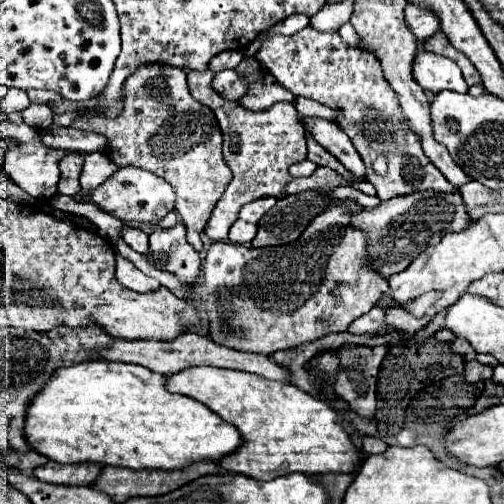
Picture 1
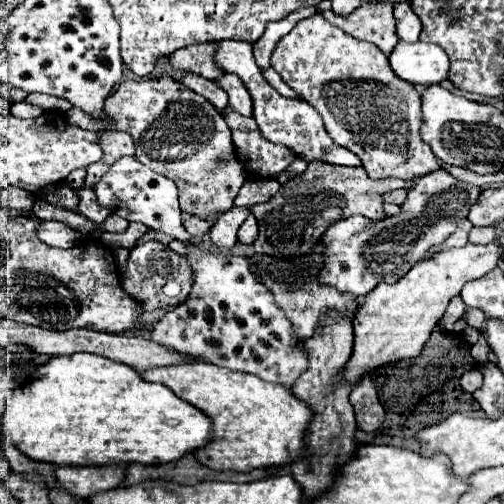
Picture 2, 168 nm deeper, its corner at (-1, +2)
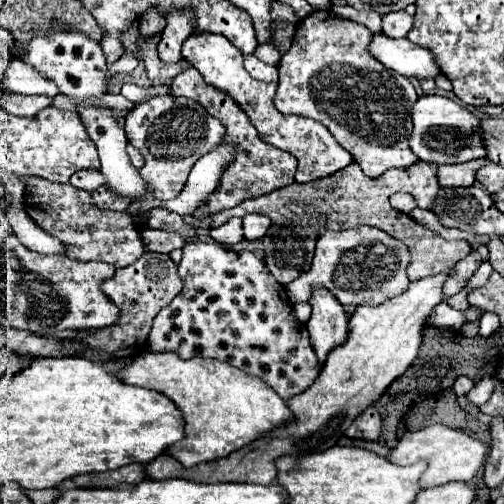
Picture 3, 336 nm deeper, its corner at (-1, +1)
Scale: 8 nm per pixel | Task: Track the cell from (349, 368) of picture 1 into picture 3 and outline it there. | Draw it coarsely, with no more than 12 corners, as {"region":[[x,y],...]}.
{"region":[[374,406],[352,422],[346,436],[376,442],[380,414]]}

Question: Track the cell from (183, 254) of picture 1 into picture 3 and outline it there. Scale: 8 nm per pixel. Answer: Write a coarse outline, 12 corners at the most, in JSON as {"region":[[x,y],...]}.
{"region":[[142,254],[102,282],[118,322],[78,332],[86,360],[134,358],[182,290],[166,254]]}

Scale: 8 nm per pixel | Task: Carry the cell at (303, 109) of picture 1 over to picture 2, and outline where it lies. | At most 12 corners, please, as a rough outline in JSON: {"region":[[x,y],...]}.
{"region":[[274,69],[262,73],[264,79],[288,99],[298,95],[280,79]]}

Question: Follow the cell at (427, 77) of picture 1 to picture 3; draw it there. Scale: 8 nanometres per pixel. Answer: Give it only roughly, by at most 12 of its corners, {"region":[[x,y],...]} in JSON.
{"region":[[372,34],[368,50],[408,78],[436,78],[434,56],[406,38]]}

